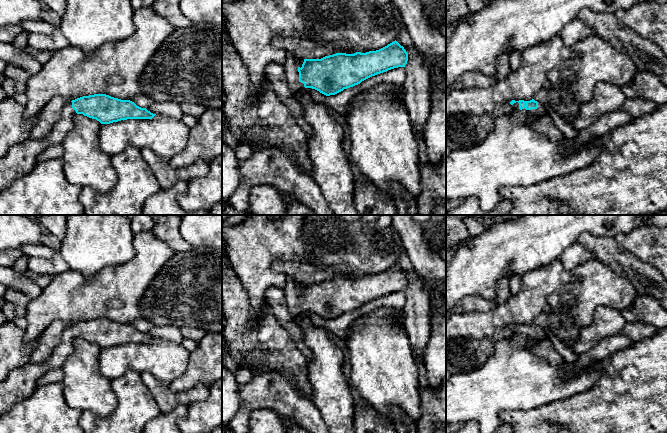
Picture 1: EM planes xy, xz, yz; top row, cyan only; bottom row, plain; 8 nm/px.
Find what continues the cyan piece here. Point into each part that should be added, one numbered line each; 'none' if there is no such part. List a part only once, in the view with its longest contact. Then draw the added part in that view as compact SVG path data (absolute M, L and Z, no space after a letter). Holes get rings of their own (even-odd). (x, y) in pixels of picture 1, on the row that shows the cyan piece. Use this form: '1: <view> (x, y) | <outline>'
1: yz (542, 122) | M538 102L537 109L526 110L524 108L522 111L533 118L533 121L528 123L530 127L537 132L544 134L552 141L559 142L562 140L563 134L555 126L543 104Z

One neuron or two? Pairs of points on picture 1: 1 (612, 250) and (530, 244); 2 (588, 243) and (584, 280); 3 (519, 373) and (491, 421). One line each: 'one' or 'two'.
1: two
2: two
3: one

